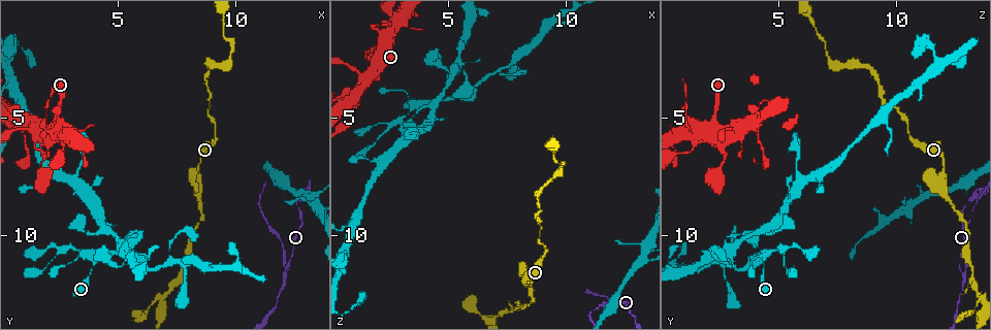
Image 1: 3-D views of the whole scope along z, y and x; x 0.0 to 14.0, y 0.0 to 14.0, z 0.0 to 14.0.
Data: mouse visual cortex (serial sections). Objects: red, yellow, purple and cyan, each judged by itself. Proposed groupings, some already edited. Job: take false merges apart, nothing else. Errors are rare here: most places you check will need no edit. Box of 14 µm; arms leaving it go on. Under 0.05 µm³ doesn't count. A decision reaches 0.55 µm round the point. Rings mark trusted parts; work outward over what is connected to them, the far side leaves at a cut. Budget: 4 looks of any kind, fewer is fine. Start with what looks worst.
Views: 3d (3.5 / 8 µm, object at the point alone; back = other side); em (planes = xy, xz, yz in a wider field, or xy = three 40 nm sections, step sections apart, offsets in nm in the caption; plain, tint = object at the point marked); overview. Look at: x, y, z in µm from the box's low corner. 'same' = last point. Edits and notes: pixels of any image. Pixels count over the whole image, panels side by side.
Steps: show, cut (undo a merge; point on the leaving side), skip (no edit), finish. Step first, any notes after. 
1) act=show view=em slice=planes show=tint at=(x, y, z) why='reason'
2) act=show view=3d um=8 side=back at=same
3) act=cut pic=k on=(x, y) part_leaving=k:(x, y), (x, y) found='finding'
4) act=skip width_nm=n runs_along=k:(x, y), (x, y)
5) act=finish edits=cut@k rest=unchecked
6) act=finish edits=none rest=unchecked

act=show view=3d um=3.5 at=(12.0, 11.5, 12.8) why='two arms in line, one across'

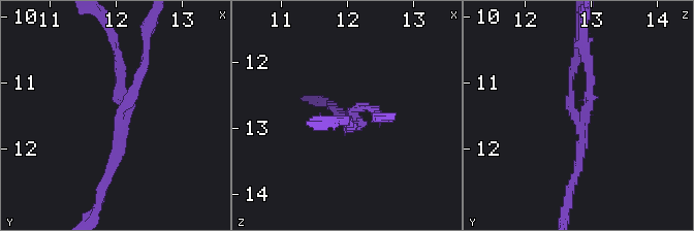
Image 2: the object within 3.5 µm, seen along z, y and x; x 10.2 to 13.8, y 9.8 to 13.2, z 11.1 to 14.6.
act=show view=em slice=xy step=5 show=tint at=(12.10, 11.60, 12.75) arms=3 arm_widths_nm=150,150,150 why='need the tissue'

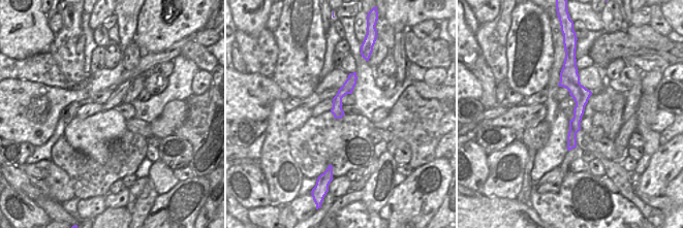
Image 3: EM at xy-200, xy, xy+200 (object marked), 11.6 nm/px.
act=skip runs_along=3:(567, 73), (579, 93), (569, 147) found='one cell here'

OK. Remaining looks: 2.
act=show view=3d um=3.5 at=(4.0, 11.0, 4.3) why='sudden change in width'

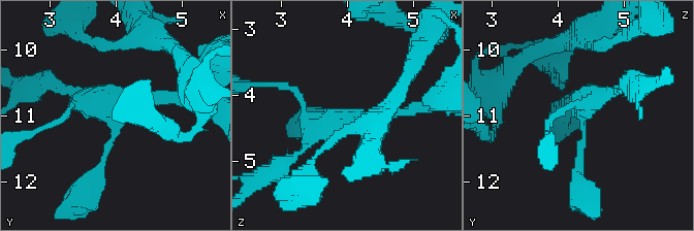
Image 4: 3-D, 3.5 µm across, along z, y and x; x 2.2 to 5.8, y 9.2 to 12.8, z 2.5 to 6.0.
act=show view=em slice=xy step=1 show=tint at=(4.00, 11.05, 4.30) arms=3 arm_widths_nm=150,150,250

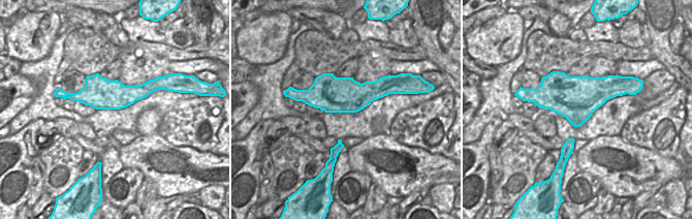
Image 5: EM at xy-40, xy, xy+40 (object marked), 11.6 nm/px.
act=skip runs_along=5:(152, 88), (127, 95), (73, 95) found='all the same cell'

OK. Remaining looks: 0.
act=finish edits=none rest=unchecked

